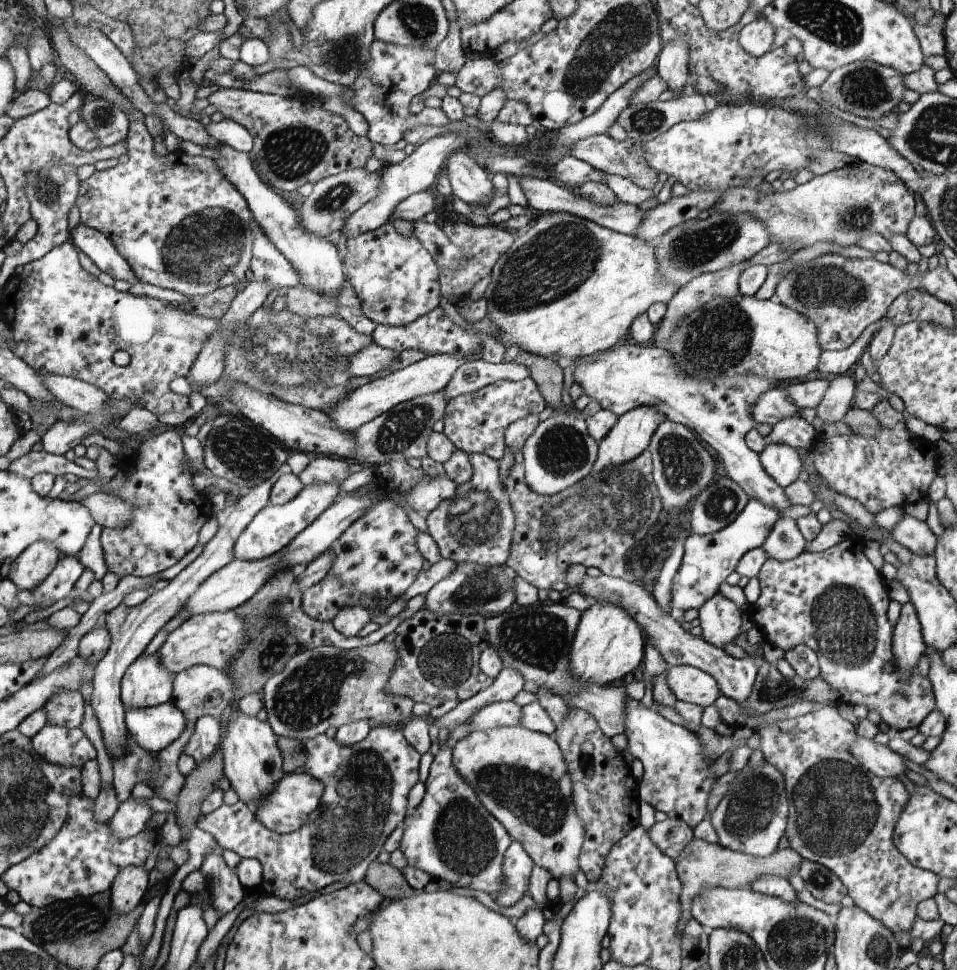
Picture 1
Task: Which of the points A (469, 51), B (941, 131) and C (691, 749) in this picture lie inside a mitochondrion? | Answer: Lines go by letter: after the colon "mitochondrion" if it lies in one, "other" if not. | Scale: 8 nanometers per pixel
A: other
B: mitochondrion
C: other

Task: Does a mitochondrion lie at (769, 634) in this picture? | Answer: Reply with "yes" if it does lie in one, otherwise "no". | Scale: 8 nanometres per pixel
no

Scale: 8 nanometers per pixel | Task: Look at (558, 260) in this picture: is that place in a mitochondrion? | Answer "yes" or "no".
yes

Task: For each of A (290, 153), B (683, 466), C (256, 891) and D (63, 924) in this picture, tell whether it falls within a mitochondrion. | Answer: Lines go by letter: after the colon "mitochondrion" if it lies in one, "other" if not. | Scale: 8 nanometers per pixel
A: mitochondrion
B: mitochondrion
C: other
D: mitochondrion

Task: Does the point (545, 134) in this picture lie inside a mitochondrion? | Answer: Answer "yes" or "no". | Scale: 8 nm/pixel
no

